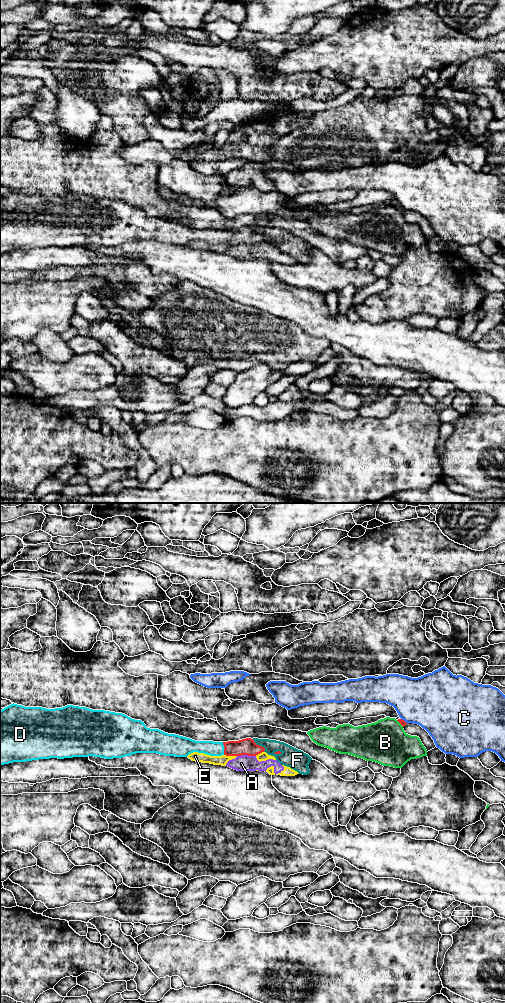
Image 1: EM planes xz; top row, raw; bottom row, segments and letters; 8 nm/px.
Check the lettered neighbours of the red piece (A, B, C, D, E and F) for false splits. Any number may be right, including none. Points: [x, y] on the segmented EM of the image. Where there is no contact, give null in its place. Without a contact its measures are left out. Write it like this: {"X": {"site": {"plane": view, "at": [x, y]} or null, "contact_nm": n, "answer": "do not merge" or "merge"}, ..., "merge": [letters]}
{"A": {"site": {"plane": "xz", "at": [246, 754]}, "contact_nm": 150, "answer": "do not merge"}, "B": {"site": {"plane": "xz", "at": [400, 723]}, "contact_nm": 80, "answer": "do not merge"}, "C": {"site": {"plane": "xz", "at": [404, 721]}, "contact_nm": 60, "answer": "do not merge"}, "D": {"site": {"plane": "xz", "at": [224, 747]}, "contact_nm": 110, "answer": "merge"}, "E": {"site": {"plane": "xz", "at": [230, 755]}, "contact_nm": 110, "answer": "do not merge"}, "F": {"site": {"plane": "xz", "at": [258, 745]}, "contact_nm": 140, "answer": "do not merge"}, "merge": ["D"]}

